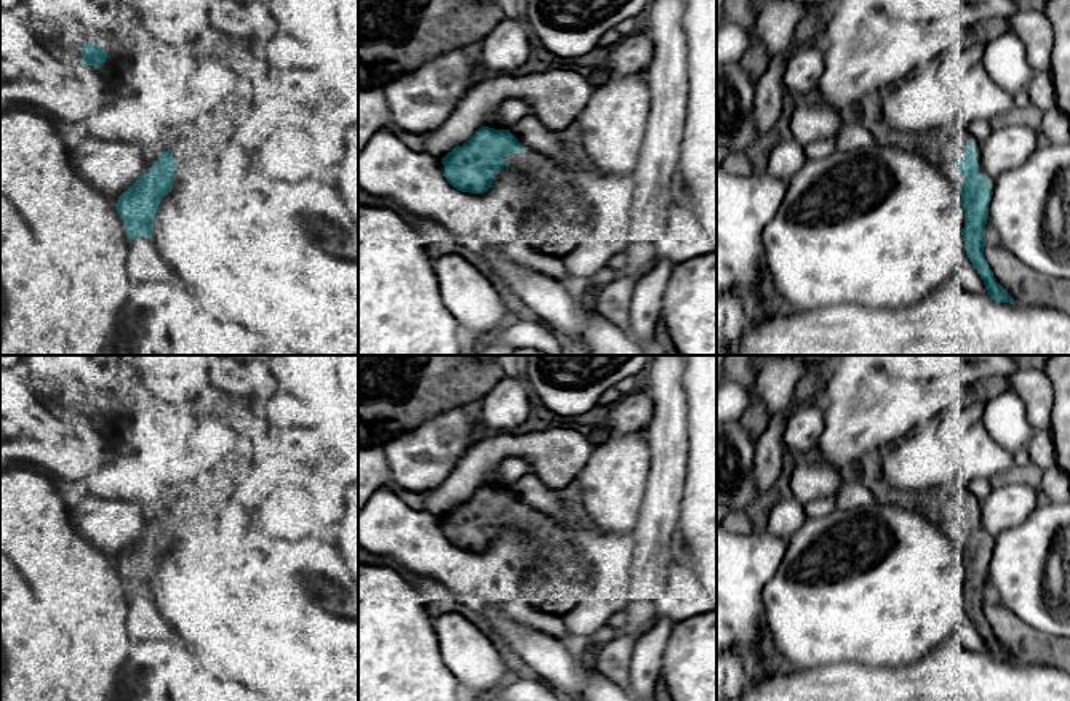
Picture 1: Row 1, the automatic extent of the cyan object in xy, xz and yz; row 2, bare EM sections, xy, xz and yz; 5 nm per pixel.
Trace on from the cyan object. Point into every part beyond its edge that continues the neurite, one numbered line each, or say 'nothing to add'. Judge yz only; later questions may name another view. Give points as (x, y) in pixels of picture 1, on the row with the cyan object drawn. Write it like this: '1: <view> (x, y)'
nothing to add

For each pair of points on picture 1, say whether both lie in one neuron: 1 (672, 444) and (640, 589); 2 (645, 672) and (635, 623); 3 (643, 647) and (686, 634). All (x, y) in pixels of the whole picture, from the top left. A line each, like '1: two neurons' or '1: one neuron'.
1: one neuron
2: two neurons
3: two neurons

